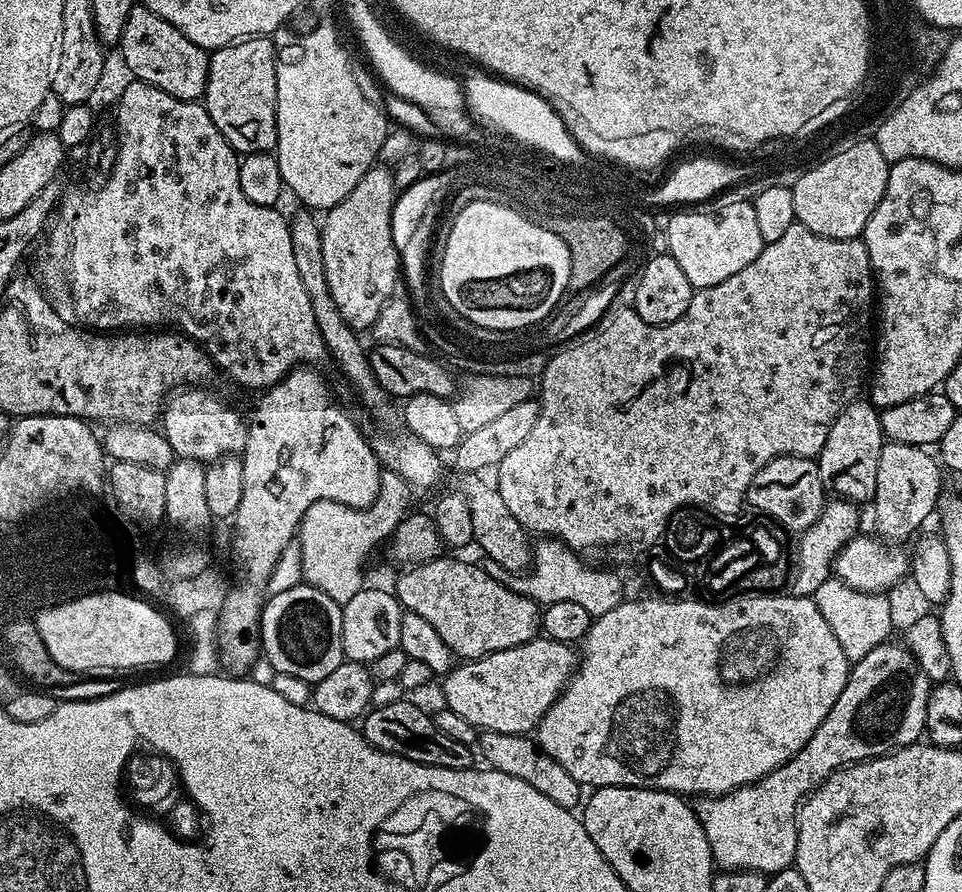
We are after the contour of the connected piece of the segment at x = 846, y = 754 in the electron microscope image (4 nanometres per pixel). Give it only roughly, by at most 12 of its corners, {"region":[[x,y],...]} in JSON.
{"region":[[900,642],[851,665],[814,738],[695,801],[713,861],[793,867],[805,795],[917,743],[929,680]]}

